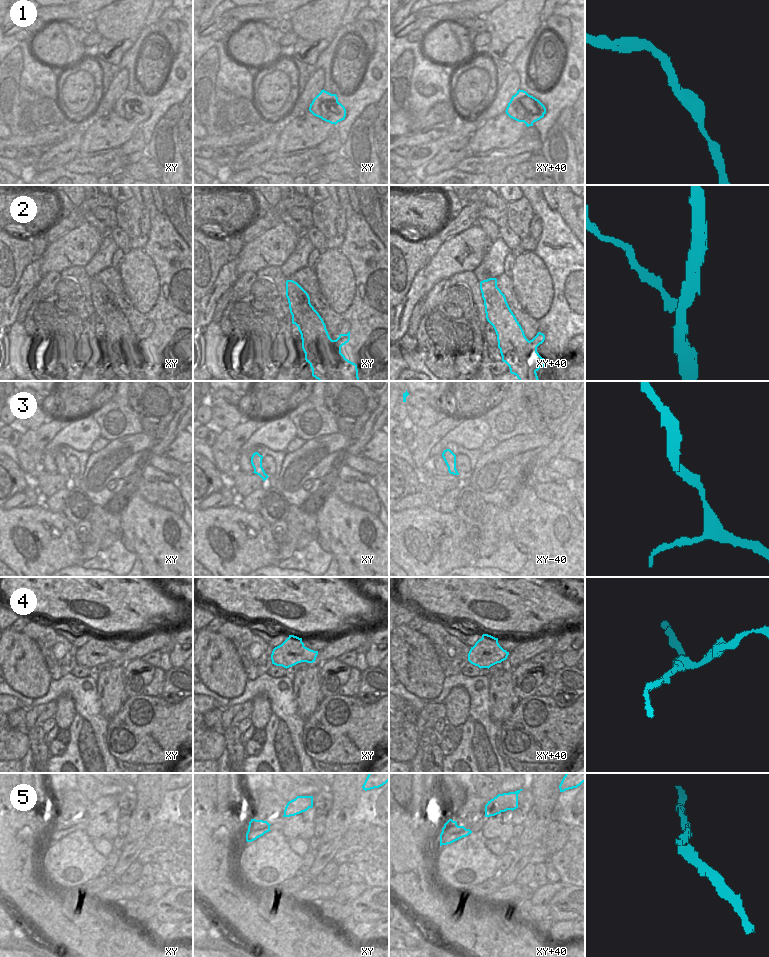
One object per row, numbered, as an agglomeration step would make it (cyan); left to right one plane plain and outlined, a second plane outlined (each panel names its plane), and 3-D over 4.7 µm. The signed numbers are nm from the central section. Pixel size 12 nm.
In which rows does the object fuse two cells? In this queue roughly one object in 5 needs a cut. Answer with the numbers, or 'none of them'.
2

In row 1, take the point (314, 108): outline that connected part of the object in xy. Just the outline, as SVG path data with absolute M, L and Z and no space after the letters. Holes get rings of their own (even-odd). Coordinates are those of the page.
M324 89L313 99L309 111L314 116L335 125L346 117L346 109L338 102L337 95Z

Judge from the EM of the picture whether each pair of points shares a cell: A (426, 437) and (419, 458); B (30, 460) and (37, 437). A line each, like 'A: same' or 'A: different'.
A: same
B: same

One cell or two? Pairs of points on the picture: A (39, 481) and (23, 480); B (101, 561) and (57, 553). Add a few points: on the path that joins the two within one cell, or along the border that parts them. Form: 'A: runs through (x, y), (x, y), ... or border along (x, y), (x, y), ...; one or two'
A: border along (28, 475), (31, 481); two
B: border along (85, 561), (80, 565); two

